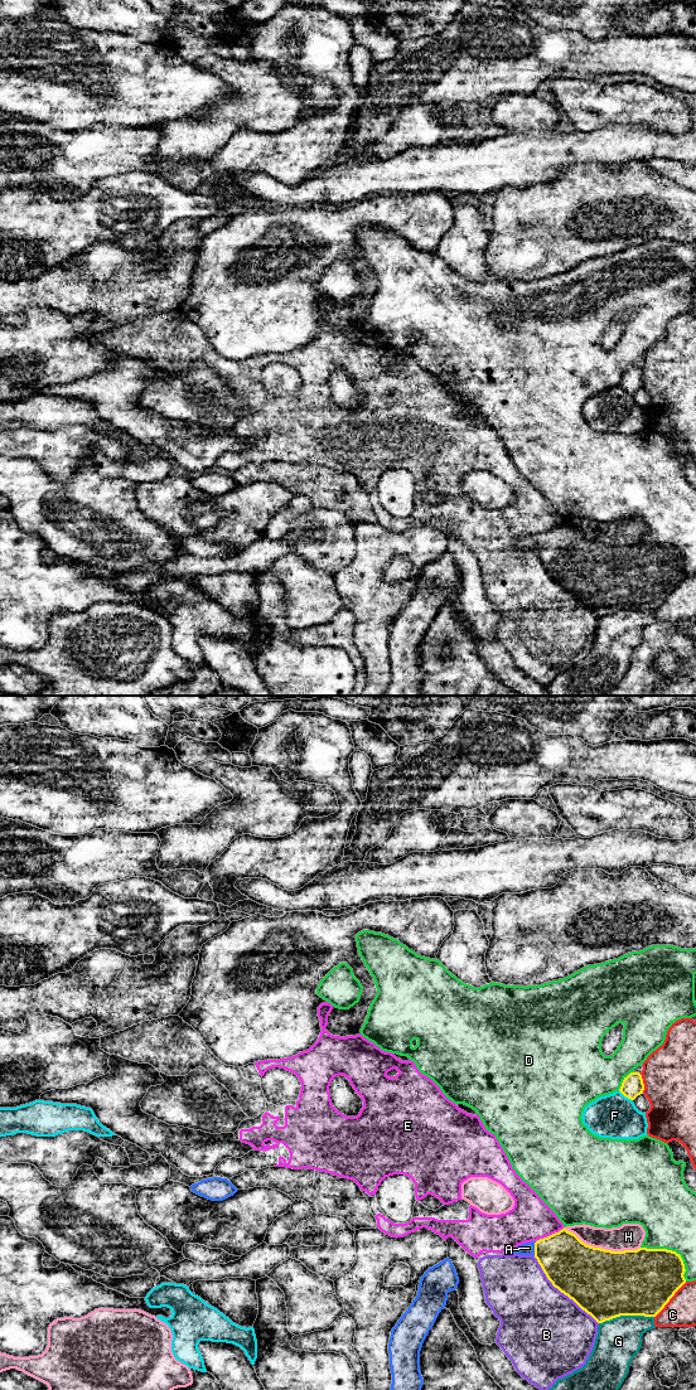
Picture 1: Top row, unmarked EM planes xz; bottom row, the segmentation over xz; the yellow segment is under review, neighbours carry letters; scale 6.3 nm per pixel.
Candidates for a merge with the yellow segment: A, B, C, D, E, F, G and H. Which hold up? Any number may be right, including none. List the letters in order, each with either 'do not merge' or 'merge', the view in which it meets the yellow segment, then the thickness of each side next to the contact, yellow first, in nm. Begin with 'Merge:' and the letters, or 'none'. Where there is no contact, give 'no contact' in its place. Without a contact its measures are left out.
Merge: A
A: merge; contact in xz; calibres 320 and 80 nm
B: do not merge; contact in xz; calibres 400 and 500 nm
C: do not merge; contact in xz; calibres 420 and 190 nm
D: do not merge; contact in xz; calibres 400 and 360 nm
E: do not merge; contact in xz; calibres 340 and 280 nm
F: do not merge; contact in xz; calibres 140 and 280 nm
G: do not merge; contact in xz; calibres 440 and 280 nm
H: do not merge; contact in xz; calibres 440 and 170 nm

